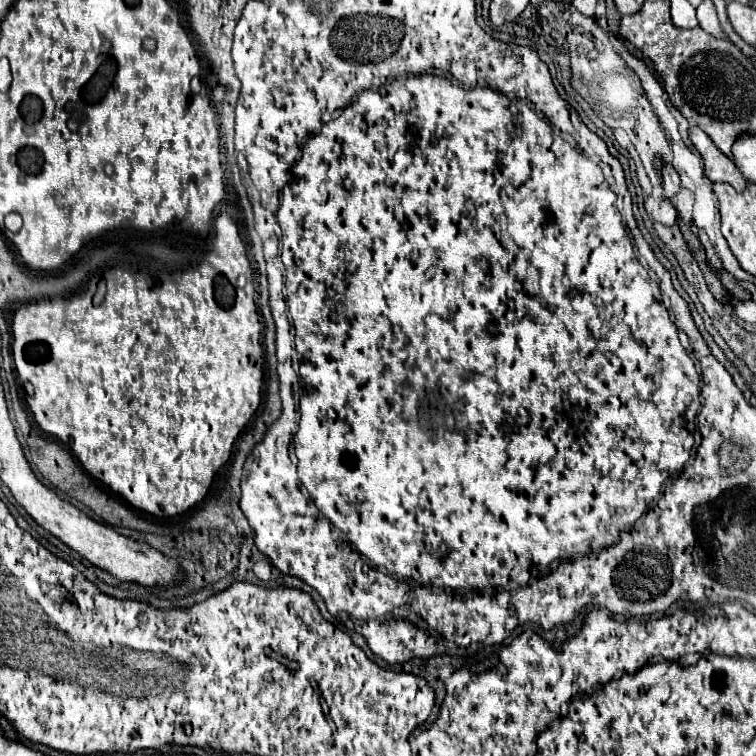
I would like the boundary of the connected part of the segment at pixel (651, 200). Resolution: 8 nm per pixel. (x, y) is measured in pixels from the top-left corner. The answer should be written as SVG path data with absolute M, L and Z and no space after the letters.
M647 196L645 198L645 212L649 214L649 218L653 218L655 222L661 222L665 226L675 226L679 224L679 214L677 208L663 200L663 198L655 198L655 196Z

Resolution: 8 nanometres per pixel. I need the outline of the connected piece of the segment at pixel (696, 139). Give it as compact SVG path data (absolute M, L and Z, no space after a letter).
M699 126L689 128L689 138L691 138L695 150L701 154L703 164L705 164L705 176L711 182L727 182L737 192L745 190L747 180L743 178L743 174L739 174L733 160L727 158L725 154L719 154L719 148L713 144L713 140Z

